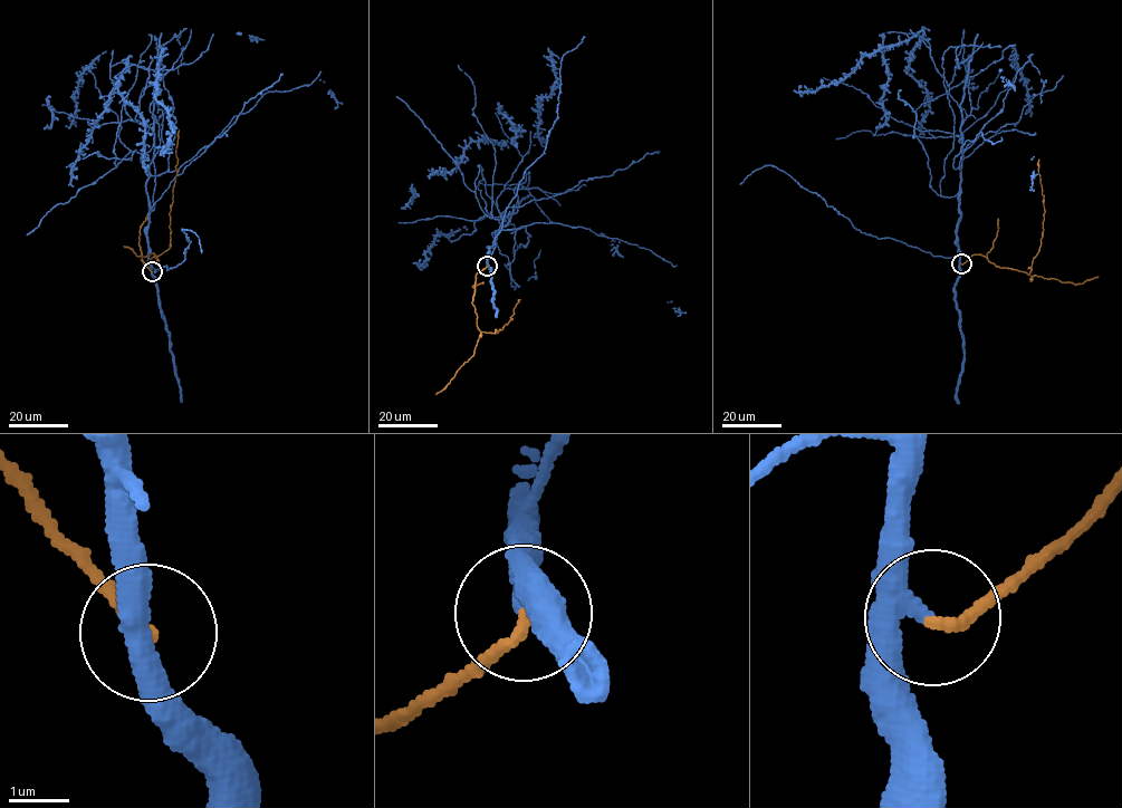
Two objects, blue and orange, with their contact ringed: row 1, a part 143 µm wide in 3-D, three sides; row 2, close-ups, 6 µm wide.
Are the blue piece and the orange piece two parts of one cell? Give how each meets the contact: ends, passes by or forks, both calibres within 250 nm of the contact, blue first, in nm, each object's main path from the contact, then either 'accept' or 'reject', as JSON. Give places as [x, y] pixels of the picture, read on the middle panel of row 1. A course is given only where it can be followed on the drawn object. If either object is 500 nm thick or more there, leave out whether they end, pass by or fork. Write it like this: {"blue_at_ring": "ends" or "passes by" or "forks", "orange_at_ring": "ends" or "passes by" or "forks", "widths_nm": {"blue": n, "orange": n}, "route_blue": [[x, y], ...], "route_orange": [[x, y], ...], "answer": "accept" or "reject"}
{"blue_at_ring": "passes by", "orange_at_ring": "ends", "widths_nm": {"blue": 320, "orange": 190}, "route_blue": [[487, 266], [511, 215], [498, 196], [523, 157], [508, 137], [485, 138], [453, 170], [432, 174]], "route_orange": [[487, 266], [476, 275], [472, 302], [480, 330], [502, 329], [520, 299]], "answer": "accept"}

